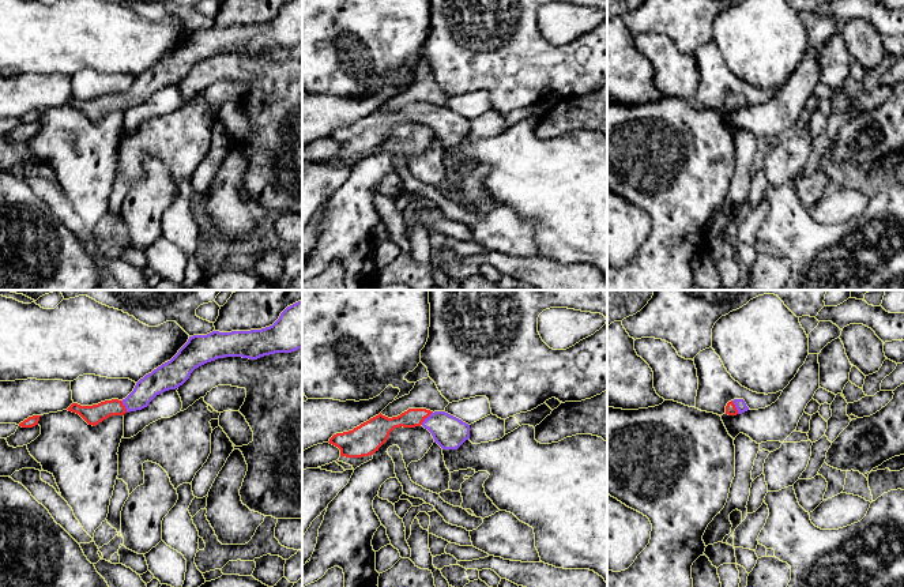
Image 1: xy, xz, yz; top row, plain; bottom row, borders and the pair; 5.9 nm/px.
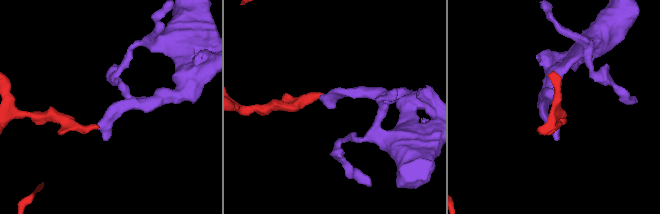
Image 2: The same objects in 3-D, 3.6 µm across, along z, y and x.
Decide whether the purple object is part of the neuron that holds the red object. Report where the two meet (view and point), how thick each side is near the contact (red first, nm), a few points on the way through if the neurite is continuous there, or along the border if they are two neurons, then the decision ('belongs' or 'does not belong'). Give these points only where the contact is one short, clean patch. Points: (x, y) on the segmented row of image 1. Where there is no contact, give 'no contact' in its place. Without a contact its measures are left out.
contact xz (426, 417); calibres 110 and 190 nm; way xz (413, 417), (426, 417), (449, 432); belongs

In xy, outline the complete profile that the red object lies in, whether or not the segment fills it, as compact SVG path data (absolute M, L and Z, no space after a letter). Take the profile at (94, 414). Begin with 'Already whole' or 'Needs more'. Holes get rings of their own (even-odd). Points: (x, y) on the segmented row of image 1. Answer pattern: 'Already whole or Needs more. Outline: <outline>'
Needs more. Outline: M302 300L287 306L270 327L251 331L219 332L189 336L167 362L140 379L123 400L112 399L93 406L72 403L67 410L79 414L88 425L98 425L112 415L142 410L159 394L182 385L191 373L225 357L257 360L275 353L302 349Z

